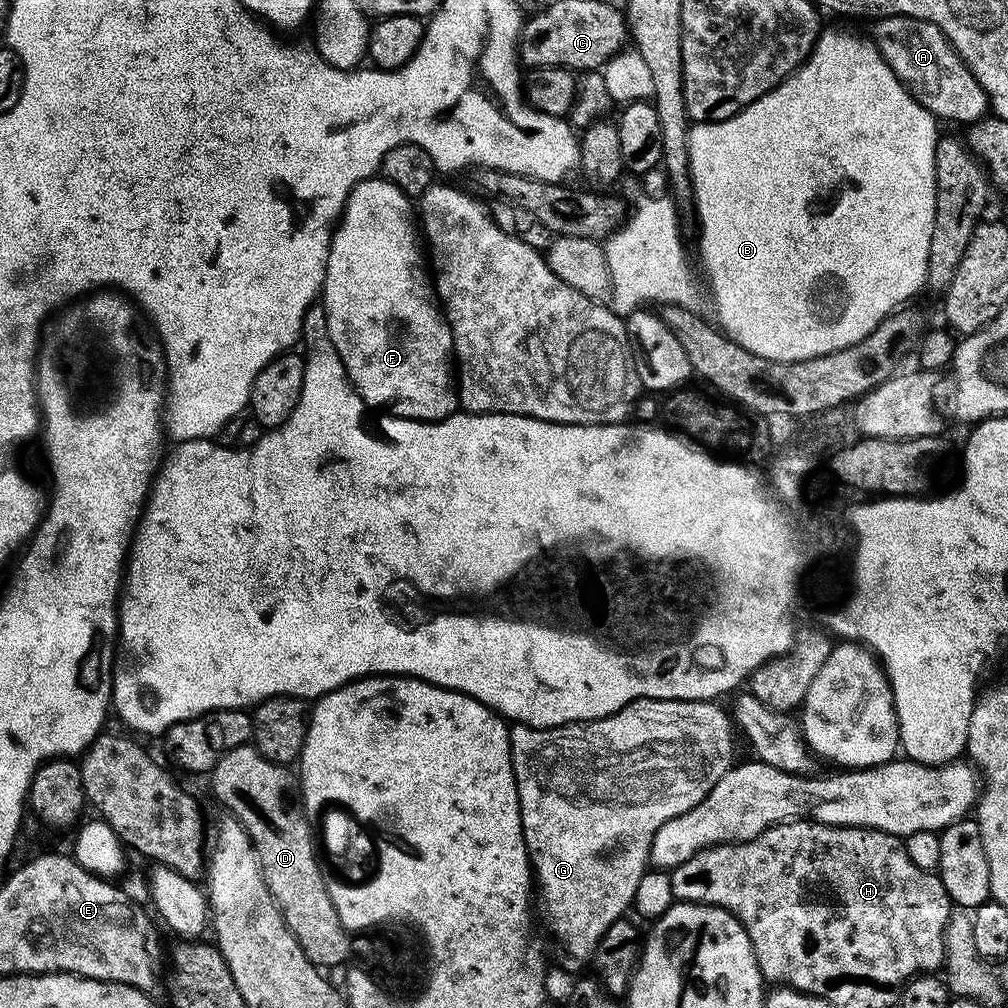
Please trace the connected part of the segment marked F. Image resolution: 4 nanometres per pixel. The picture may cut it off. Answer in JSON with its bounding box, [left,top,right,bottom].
[322,178,458,422]

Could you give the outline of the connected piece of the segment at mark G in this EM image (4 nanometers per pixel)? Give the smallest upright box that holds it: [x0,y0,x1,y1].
[508,700,736,972]

